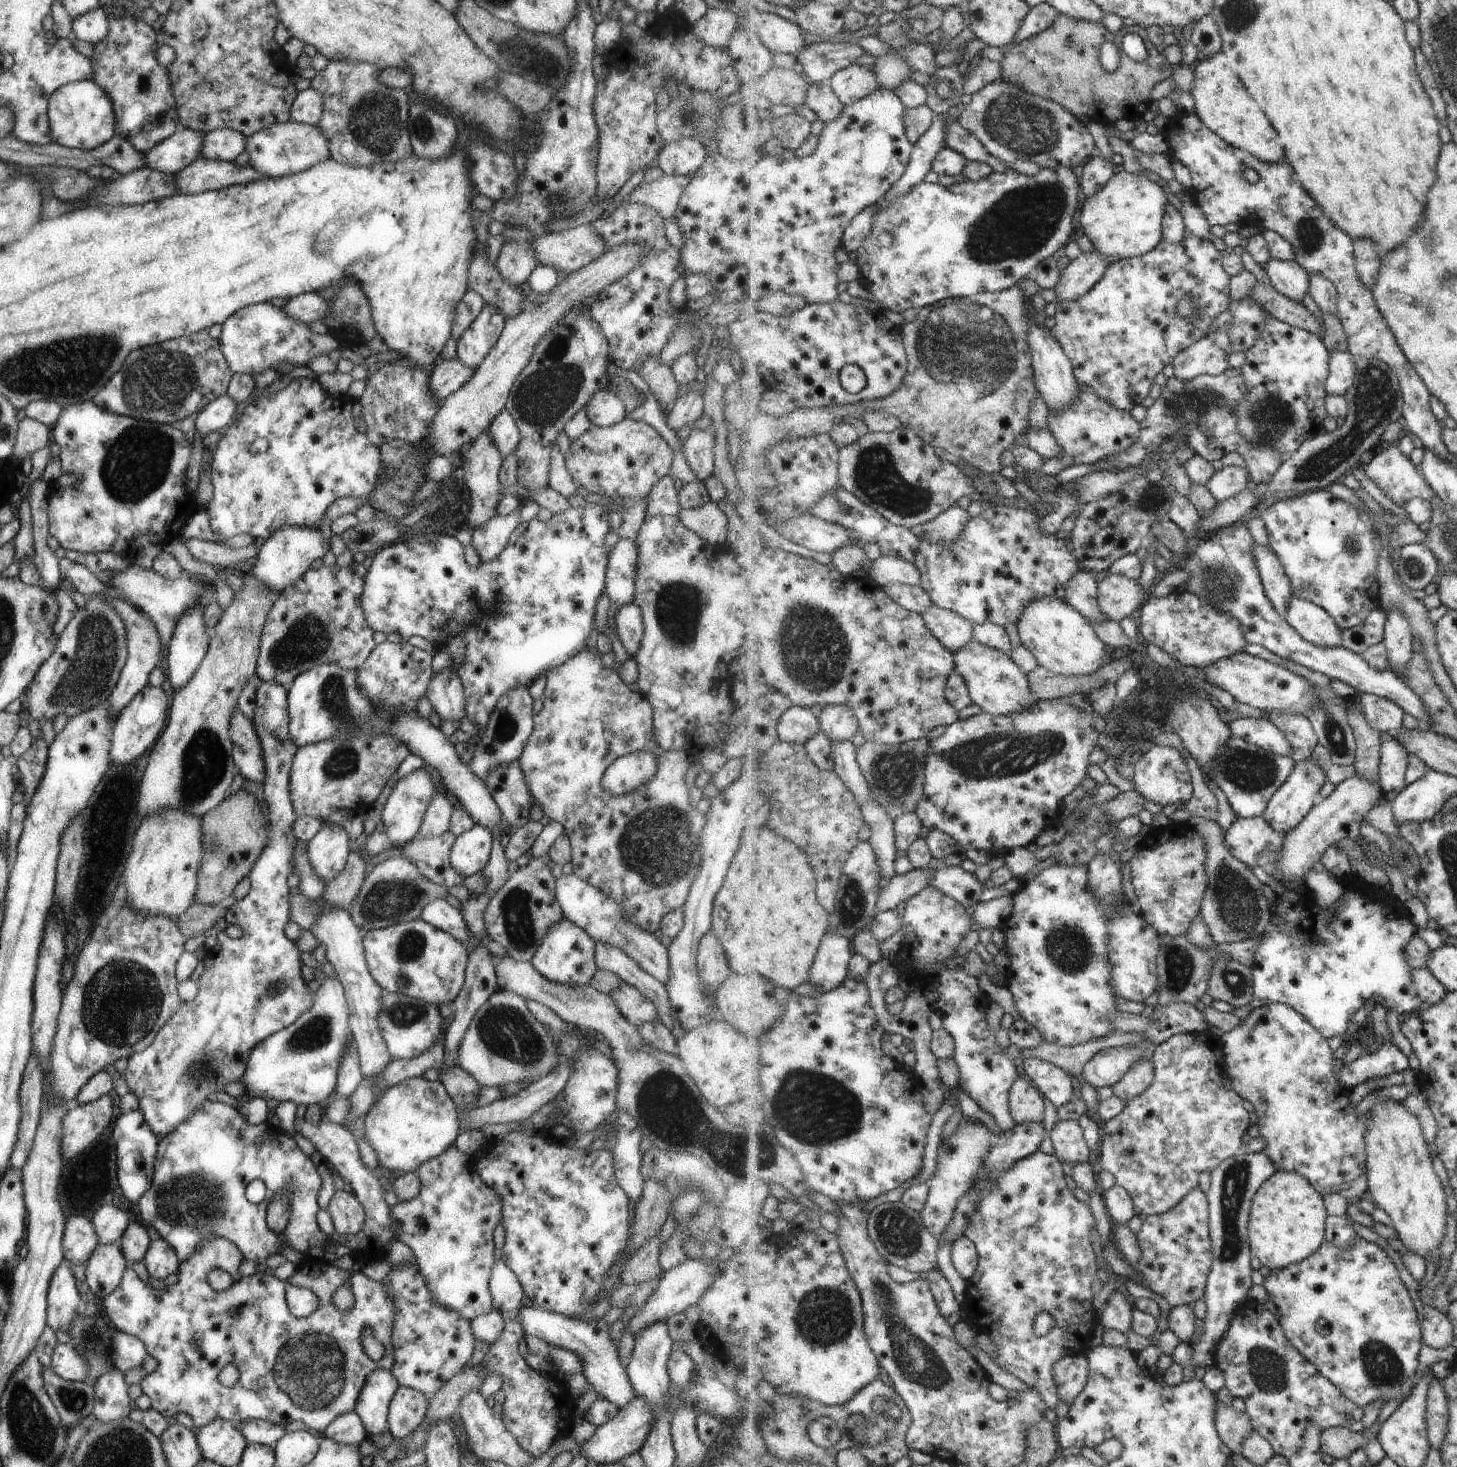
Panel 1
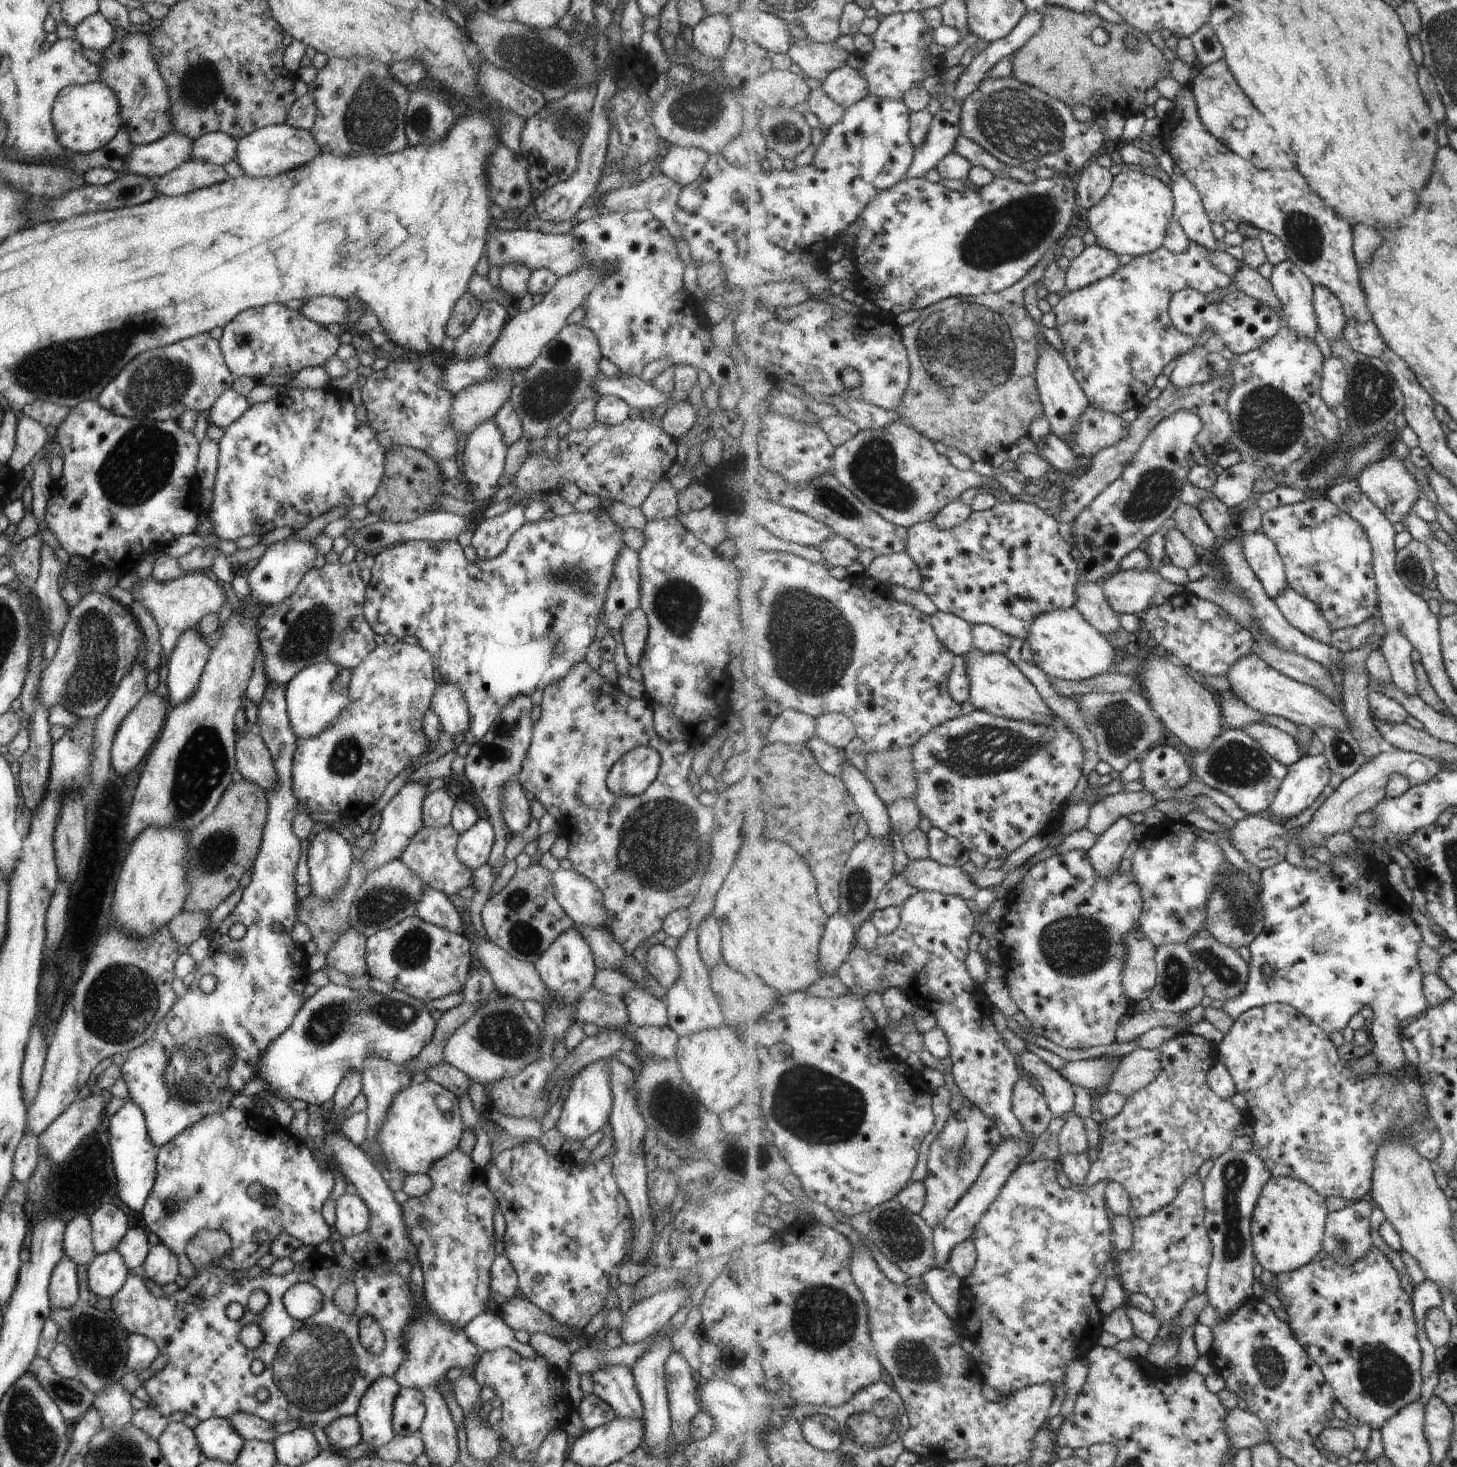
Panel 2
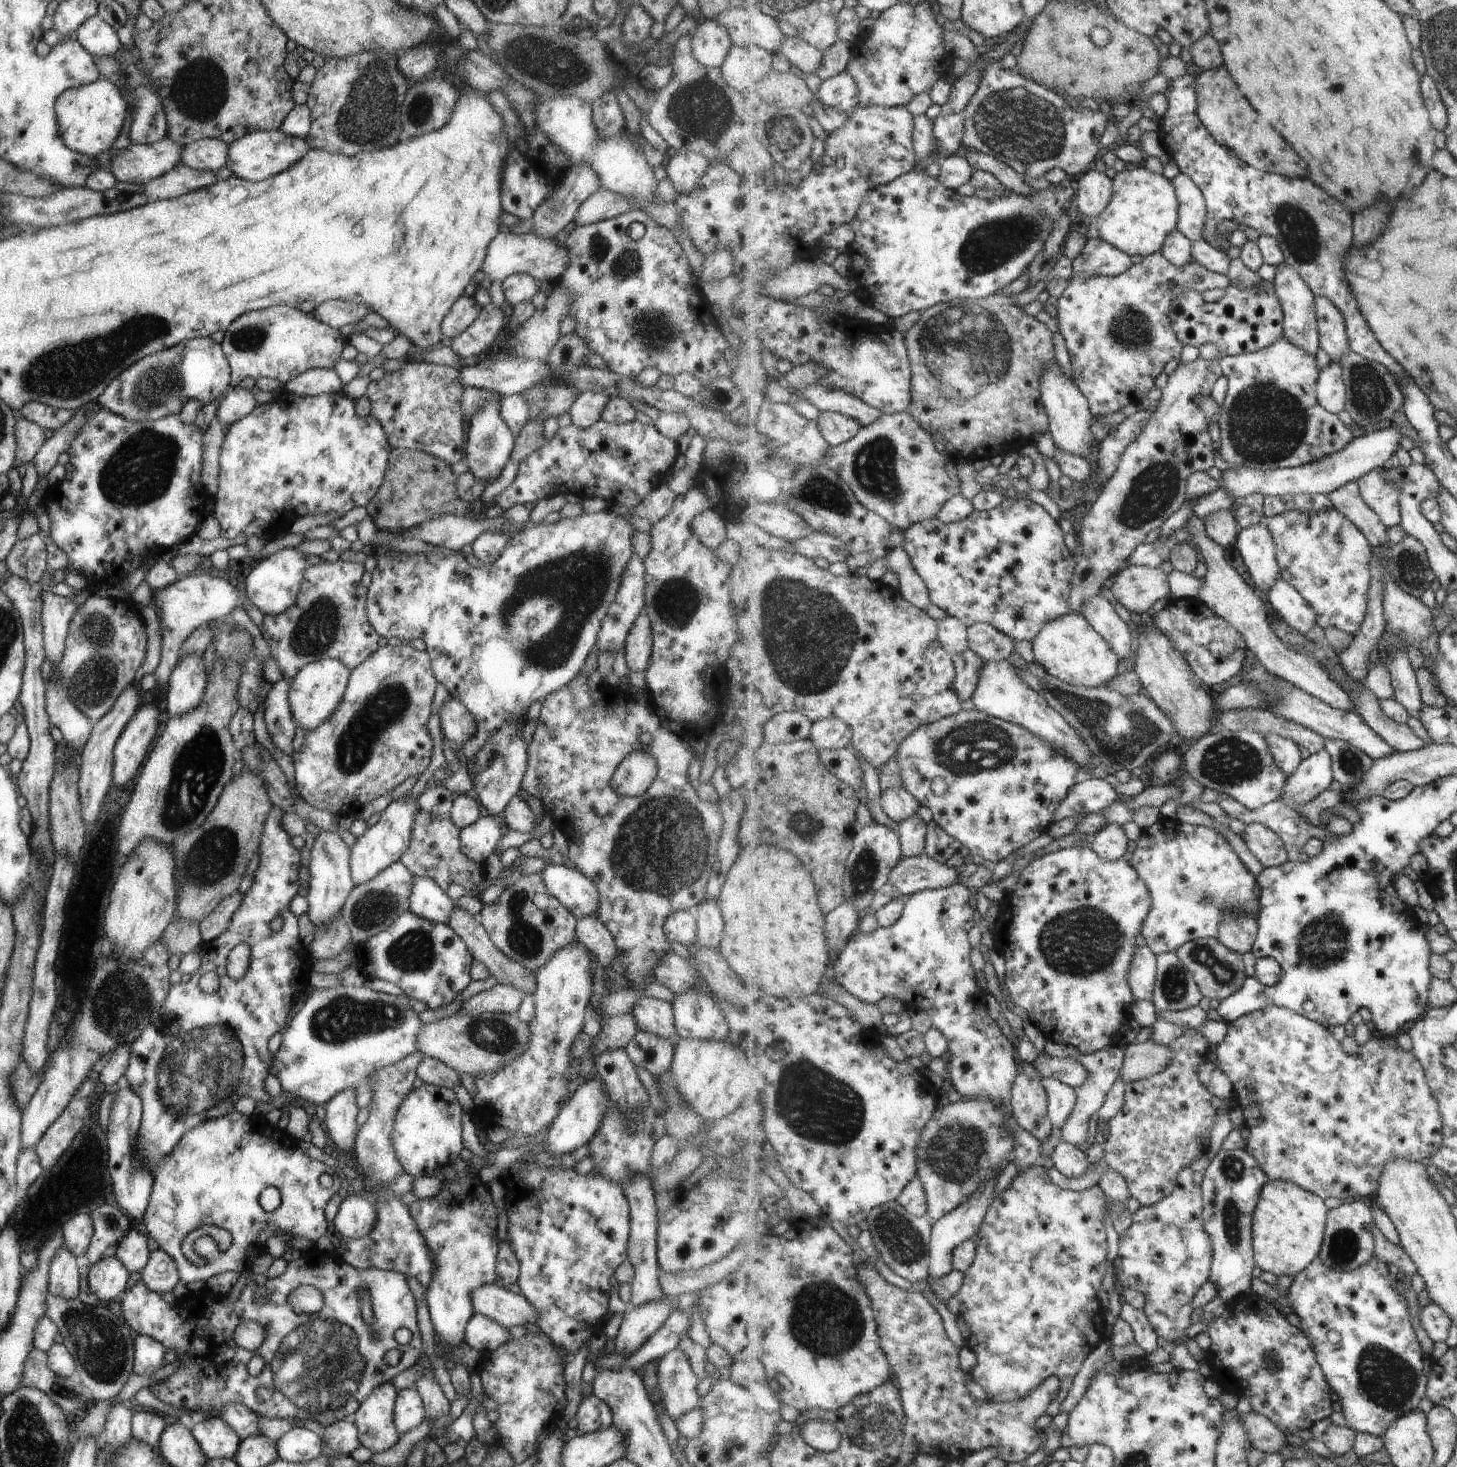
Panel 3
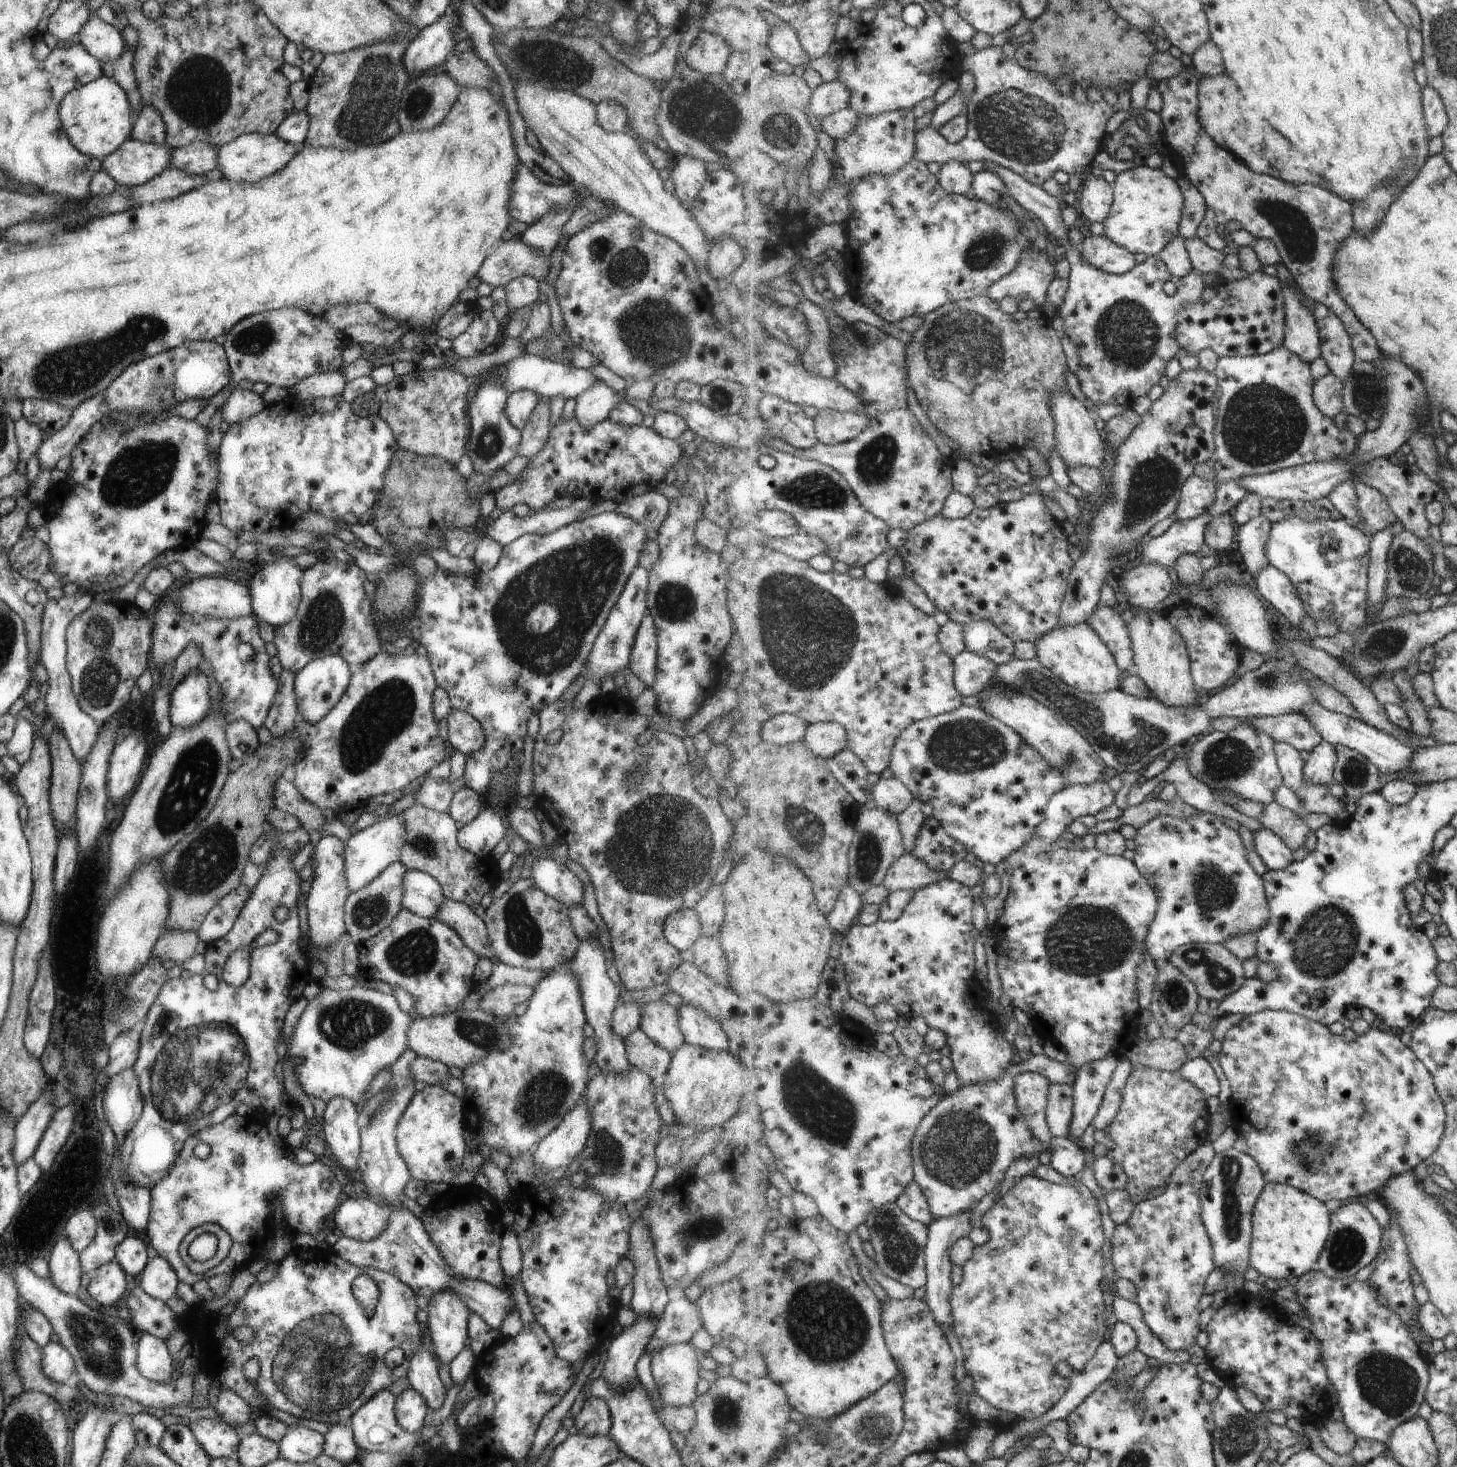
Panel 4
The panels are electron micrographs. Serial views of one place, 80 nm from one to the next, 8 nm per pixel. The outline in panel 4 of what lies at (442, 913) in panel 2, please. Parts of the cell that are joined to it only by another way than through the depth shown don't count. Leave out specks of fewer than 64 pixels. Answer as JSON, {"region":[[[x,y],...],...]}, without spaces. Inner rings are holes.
{"region":[[[406,869],[401,880],[401,906],[417,916],[434,918],[439,904],[446,900],[439,884],[431,876],[417,870]]]}

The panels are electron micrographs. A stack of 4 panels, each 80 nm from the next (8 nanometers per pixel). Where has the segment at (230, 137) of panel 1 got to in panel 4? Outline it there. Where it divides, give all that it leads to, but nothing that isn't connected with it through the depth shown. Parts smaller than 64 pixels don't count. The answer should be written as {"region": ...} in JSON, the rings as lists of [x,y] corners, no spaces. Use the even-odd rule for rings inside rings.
{"region":[[[191,141],[169,150],[169,168],[183,170],[189,174],[201,176],[215,169],[217,148],[209,142]]]}

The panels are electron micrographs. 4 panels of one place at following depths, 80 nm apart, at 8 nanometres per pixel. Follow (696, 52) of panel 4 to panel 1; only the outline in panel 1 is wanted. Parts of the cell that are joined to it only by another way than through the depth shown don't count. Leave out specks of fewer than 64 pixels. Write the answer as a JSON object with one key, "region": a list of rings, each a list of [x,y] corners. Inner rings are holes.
{"region":[[[709,7],[691,28],[706,45],[725,48],[737,22],[737,17],[729,10]]]}

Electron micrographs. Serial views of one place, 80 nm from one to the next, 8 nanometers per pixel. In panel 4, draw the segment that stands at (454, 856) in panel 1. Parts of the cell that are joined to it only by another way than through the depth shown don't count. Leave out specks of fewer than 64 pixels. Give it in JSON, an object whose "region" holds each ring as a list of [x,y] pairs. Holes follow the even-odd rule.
{"region":[[[484,805],[471,822],[459,826],[457,843],[469,853],[485,857],[504,836],[506,829],[503,824],[505,822],[501,821],[497,812]]]}

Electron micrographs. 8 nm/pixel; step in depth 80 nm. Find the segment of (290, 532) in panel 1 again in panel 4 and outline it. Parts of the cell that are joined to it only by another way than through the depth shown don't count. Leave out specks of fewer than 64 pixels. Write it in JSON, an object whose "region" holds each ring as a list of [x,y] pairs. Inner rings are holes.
{"region":[[[280,555],[276,561],[266,564],[256,572],[247,582],[253,614],[273,628],[279,628],[281,624],[285,626],[285,622],[291,622],[300,602],[301,574],[302,571],[291,562],[290,558]]]}

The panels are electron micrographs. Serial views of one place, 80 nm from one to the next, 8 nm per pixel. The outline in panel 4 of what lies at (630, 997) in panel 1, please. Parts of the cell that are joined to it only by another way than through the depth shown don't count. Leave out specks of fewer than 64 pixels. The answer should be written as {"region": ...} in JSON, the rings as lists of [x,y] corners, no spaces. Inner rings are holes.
{"region":[[[662,999],[641,1003],[641,1020],[638,1028],[659,1048],[670,1053],[677,1046],[685,1043],[677,1022],[679,1022],[679,1016],[676,1008]]]}

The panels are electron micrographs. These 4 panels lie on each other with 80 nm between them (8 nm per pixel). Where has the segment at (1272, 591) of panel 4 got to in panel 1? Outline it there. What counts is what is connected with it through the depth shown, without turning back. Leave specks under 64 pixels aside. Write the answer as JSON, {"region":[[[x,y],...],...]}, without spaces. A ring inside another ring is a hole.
{"region":[[[1297,596],[1292,597],[1288,607],[1287,622],[1295,630],[1298,630],[1305,637],[1305,640],[1311,641],[1313,644],[1323,648],[1342,646],[1342,628],[1324,608],[1317,606],[1314,602],[1300,599]]]}

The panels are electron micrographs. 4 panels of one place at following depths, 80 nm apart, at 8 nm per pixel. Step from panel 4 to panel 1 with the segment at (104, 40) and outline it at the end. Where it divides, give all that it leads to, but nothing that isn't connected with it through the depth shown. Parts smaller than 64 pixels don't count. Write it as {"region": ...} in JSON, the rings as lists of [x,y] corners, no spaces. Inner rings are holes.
{"region":[[[101,6],[88,10],[87,12],[73,17],[71,21],[72,33],[77,40],[85,44],[94,45],[107,33],[106,15]]]}

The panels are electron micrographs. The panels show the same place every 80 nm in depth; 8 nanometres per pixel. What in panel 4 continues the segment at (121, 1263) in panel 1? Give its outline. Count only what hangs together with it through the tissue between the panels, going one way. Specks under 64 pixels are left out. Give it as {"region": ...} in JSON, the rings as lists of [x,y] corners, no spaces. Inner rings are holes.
{"region":[[[114,1259],[101,1264],[90,1273],[87,1292],[92,1305],[103,1309],[115,1303],[125,1290],[125,1285],[127,1284],[125,1276],[123,1270],[119,1268],[119,1264]]]}

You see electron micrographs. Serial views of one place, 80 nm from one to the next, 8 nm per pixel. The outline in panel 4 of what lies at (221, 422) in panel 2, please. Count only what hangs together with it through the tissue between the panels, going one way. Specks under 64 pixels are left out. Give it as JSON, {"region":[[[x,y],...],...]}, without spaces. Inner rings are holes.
{"region":[[[235,387],[221,406],[221,418],[228,425],[236,424],[261,412],[265,405],[261,395],[251,390],[239,390]]]}

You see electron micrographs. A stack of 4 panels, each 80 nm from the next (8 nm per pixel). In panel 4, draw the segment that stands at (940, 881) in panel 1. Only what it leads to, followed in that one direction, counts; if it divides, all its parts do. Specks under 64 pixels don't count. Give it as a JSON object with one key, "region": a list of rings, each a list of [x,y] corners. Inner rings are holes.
{"region":[[[907,853],[901,856],[896,864],[893,864],[882,885],[890,891],[914,889],[919,891],[925,886],[930,886],[948,877],[947,872],[943,872],[943,874],[933,872],[931,868],[927,868],[927,864],[923,864],[921,860],[917,860],[915,856]]]}

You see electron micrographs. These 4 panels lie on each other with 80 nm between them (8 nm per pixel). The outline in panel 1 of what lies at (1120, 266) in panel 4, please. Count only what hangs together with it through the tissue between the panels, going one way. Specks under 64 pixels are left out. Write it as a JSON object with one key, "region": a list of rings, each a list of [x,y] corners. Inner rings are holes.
{"region":[[[1097,250],[1081,253],[1062,270],[1059,282],[1054,286],[1056,302],[1080,299],[1105,276],[1108,266]]]}

